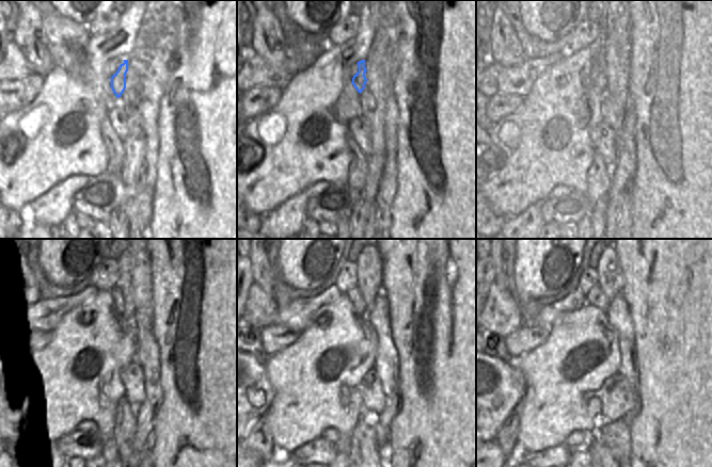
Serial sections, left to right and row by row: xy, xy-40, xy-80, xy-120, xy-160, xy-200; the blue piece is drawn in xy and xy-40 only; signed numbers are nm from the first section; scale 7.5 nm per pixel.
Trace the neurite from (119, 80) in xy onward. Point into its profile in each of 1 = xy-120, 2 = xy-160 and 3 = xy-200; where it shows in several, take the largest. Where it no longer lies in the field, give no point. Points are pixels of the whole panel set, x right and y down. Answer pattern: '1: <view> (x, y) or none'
1: xy-120 (124, 283)
2: xy-160 (369, 261)
3: xy-200 (610, 274)

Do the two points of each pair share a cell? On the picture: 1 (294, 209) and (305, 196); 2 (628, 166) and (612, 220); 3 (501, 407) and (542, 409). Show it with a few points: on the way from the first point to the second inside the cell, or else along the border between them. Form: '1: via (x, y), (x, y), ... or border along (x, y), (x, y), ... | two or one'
1: via (296, 206), (302, 199) | one
2: via (623, 179), (616, 194), (614, 207) | one
3: border along (522, 373), (524, 395), (521, 399) | two

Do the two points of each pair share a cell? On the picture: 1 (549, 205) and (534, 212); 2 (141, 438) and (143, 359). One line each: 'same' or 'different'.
1: different
2: same

